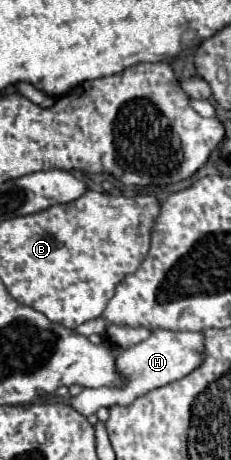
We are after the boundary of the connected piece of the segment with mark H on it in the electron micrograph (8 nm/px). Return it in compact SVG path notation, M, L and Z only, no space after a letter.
M153 330L151 336L131 348L121 350L115 356L115 370L123 378L123 386L103 386L103 388L83 388L81 394L69 398L69 406L83 416L95 414L99 408L111 406L129 406L135 398L145 396L147 392L161 388L169 382L175 382L189 372L193 372L203 362L203 334L201 332L171 332L171 330Z

